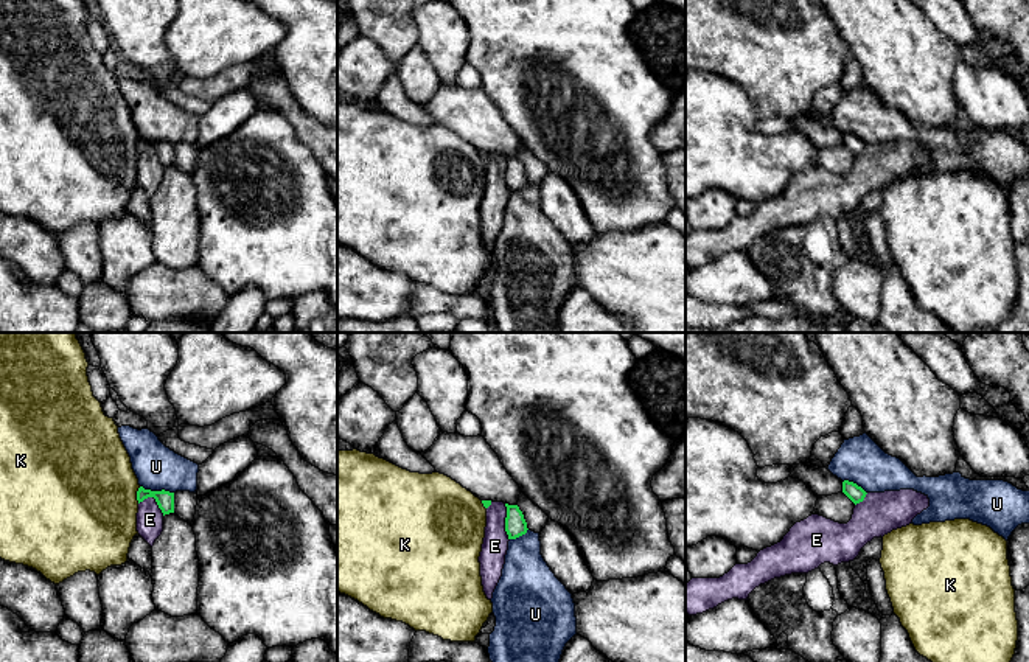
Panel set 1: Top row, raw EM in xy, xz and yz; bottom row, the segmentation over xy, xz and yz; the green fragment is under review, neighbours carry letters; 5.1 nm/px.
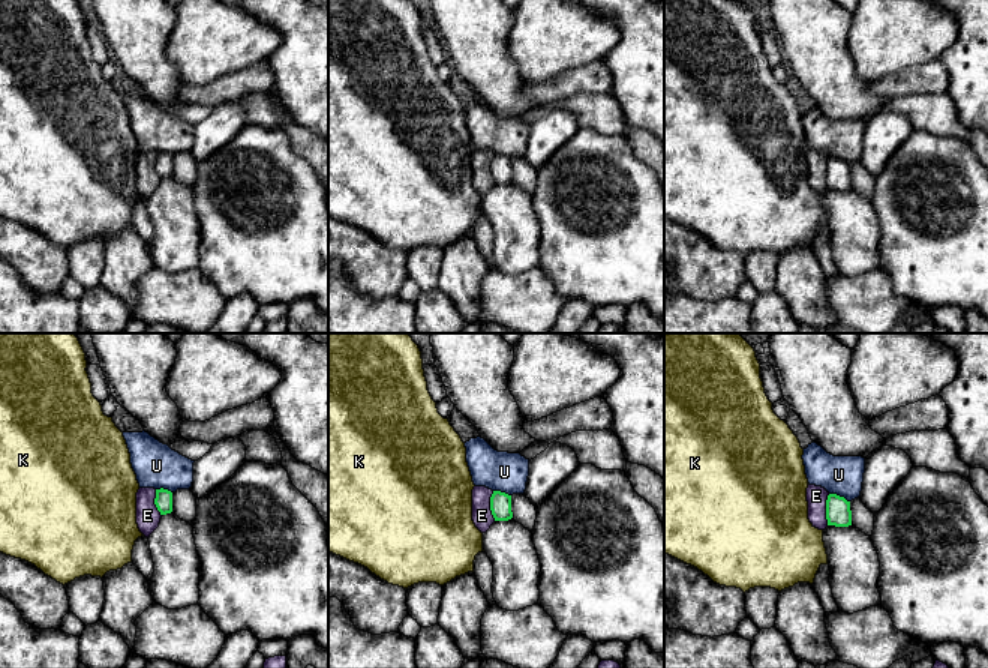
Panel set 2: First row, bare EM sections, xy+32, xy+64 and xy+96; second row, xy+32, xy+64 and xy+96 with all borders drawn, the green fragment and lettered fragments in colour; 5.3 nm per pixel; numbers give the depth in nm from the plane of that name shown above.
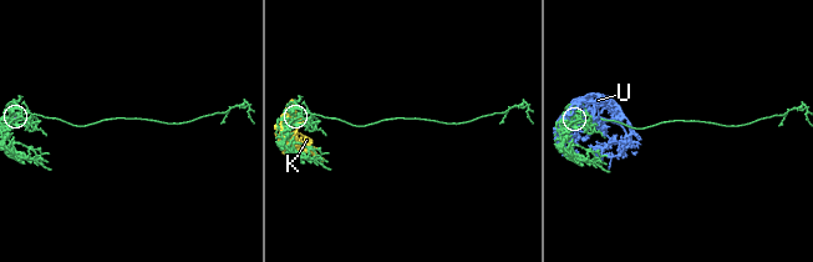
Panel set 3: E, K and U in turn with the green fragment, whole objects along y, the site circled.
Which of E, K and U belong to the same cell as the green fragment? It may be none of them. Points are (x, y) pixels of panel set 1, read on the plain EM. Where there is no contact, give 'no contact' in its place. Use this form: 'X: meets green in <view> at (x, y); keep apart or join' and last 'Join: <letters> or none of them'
E: meets green in xz at (505, 174); keep apart
K: meets green in xy at (137, 146); keep apart
U: meets green in xy at (157, 143); keep apart
Join: none of them

